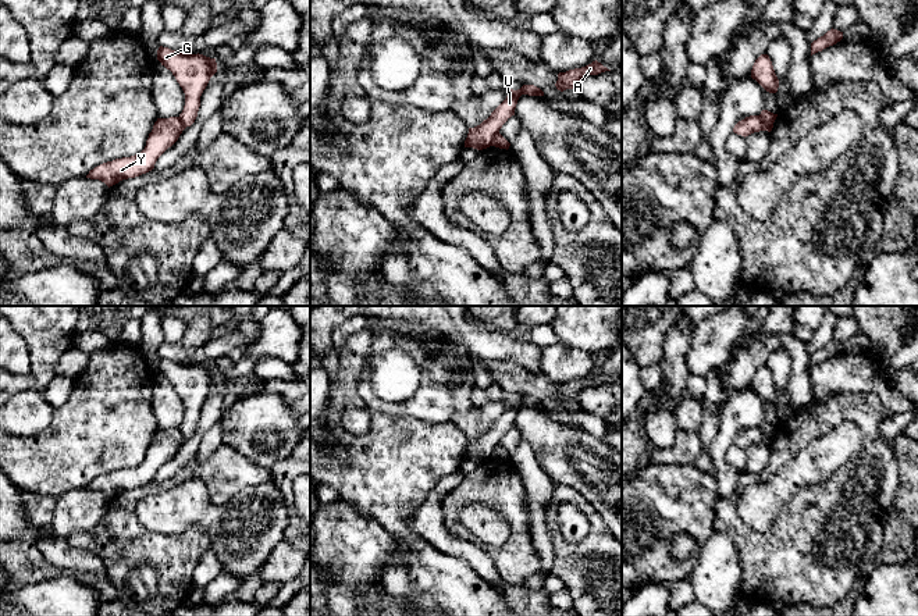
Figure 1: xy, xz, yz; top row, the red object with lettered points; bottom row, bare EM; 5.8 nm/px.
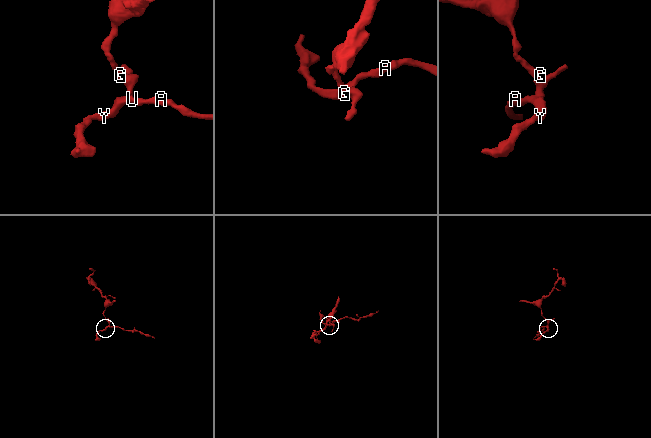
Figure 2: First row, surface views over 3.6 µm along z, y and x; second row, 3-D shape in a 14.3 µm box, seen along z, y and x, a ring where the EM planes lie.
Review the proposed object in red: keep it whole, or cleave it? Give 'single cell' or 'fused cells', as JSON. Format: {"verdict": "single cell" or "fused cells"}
{"verdict": "fused cells"}

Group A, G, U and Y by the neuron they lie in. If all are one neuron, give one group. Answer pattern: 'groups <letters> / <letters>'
groups A U Y / G

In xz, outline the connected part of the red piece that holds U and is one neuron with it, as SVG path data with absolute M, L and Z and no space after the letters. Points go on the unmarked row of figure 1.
M523 396L520 400L510 400L506 410L484 431L480 437L469 439L465 459L477 462L492 457L494 448L499 444L502 437L515 427L517 412L522 406L544 407L544 403L534 396Z

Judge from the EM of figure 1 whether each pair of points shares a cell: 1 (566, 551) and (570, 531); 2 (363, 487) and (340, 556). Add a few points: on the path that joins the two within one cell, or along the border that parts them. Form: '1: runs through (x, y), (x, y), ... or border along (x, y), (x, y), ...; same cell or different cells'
1: border along (557, 509), (566, 540), (586, 537); different cells
2: border along (341, 498), (369, 513), (383, 527); different cells

